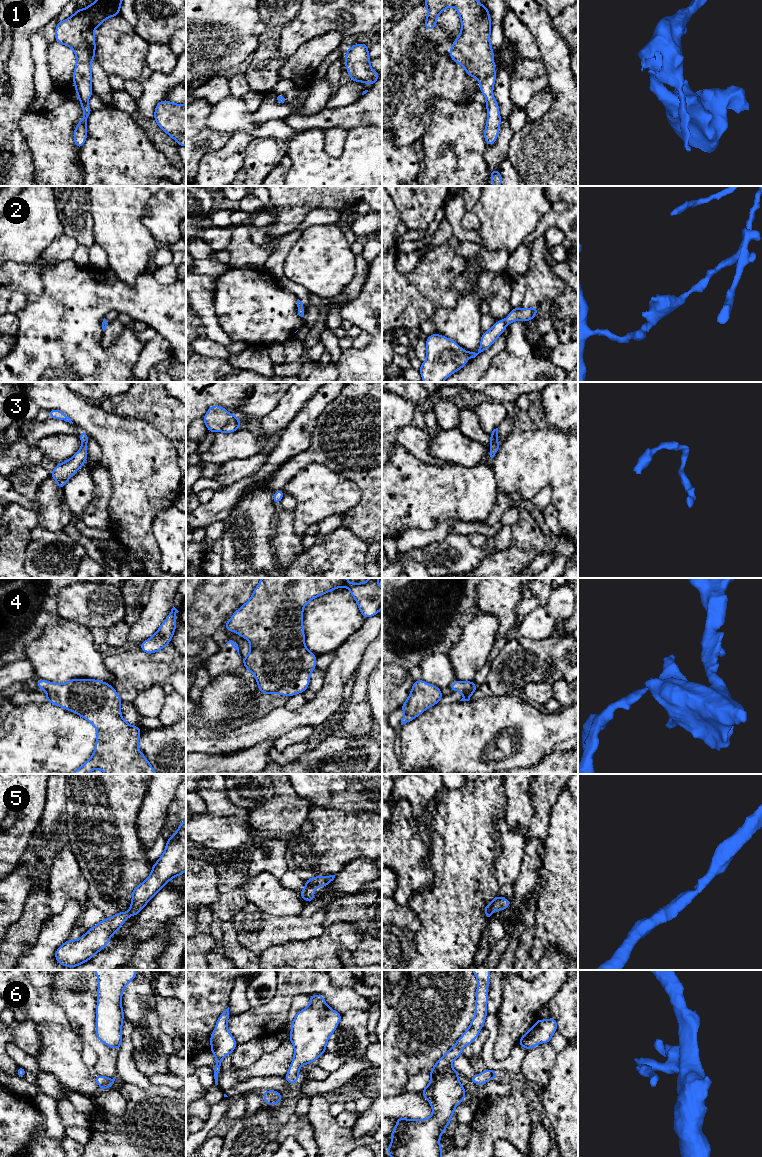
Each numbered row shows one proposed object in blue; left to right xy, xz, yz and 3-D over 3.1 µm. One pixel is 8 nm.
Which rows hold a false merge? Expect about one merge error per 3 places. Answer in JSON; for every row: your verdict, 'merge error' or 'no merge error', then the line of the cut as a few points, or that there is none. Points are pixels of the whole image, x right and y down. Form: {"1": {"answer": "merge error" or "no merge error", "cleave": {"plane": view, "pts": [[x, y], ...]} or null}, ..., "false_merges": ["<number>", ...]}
{"1": {"answer": "no merge error", "cleave": null}, "2": {"answer": "no merge error", "cleave": null}, "3": {"answer": "no merge error", "cleave": null}, "4": {"answer": "merge error", "cleave": {"plane": "xz", "pts": [[243, 659], [244, 663]]}}, "5": {"answer": "no merge error", "cleave": null}, "6": {"answer": "no merge error", "cleave": null}, "false_merges": ["4"]}

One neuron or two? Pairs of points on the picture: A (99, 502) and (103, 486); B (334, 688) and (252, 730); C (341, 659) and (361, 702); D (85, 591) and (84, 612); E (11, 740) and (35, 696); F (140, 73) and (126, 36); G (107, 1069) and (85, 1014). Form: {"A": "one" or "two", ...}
{"A": "one", "B": "one", "C": "two", "D": "one", "E": "two", "F": "one", "G": "one"}

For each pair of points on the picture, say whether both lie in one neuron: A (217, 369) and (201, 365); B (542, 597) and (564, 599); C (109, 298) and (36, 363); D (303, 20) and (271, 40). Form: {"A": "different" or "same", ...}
{"A": "same", "B": "different", "C": "same", "D": "different"}

